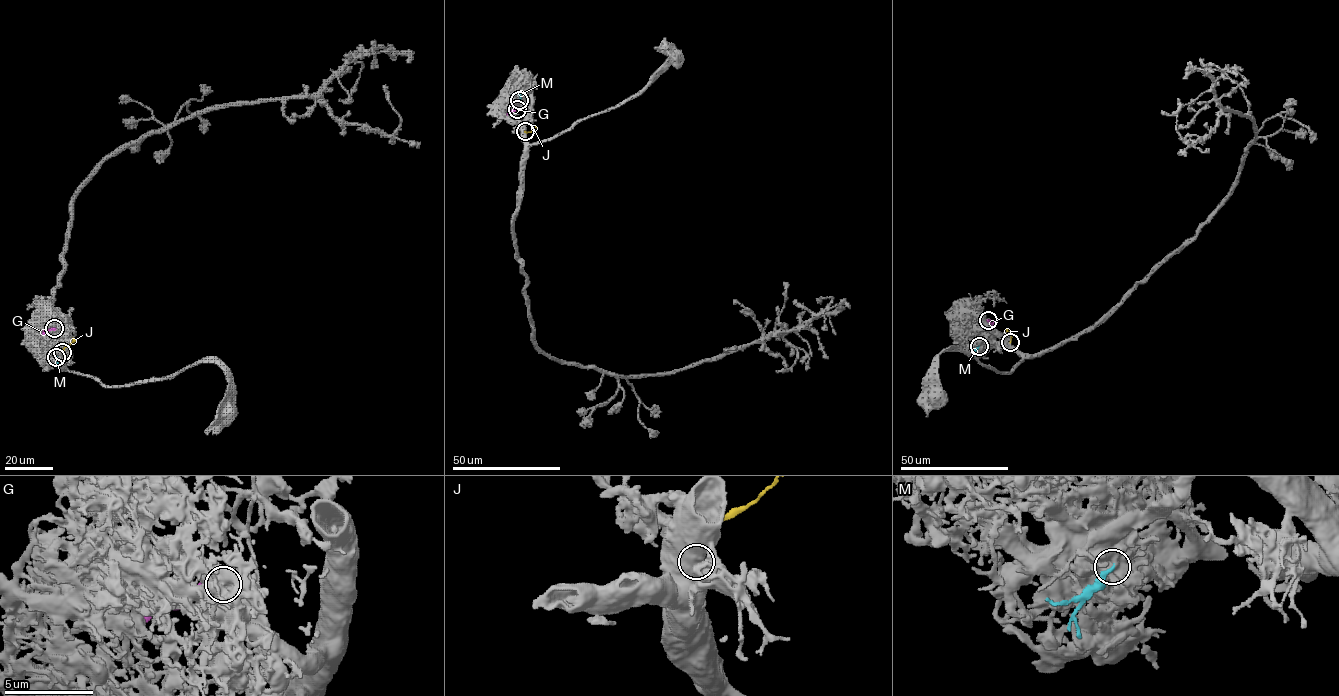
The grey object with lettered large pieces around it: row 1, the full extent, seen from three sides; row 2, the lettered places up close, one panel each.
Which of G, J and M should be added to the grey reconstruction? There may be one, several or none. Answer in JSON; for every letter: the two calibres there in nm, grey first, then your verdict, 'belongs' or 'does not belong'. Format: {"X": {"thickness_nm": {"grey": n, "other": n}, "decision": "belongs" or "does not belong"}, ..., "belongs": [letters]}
{"G": {"thickness_nm": {"grey": 650, "other": 550}, "decision": "does not belong"}, "J": {"thickness_nm": {"grey": 260, "other": 240}, "decision": "does not belong"}, "M": {"thickness_nm": {"grey": 850, "other": 240}, "decision": "belongs"}, "belongs": ["M"]}

